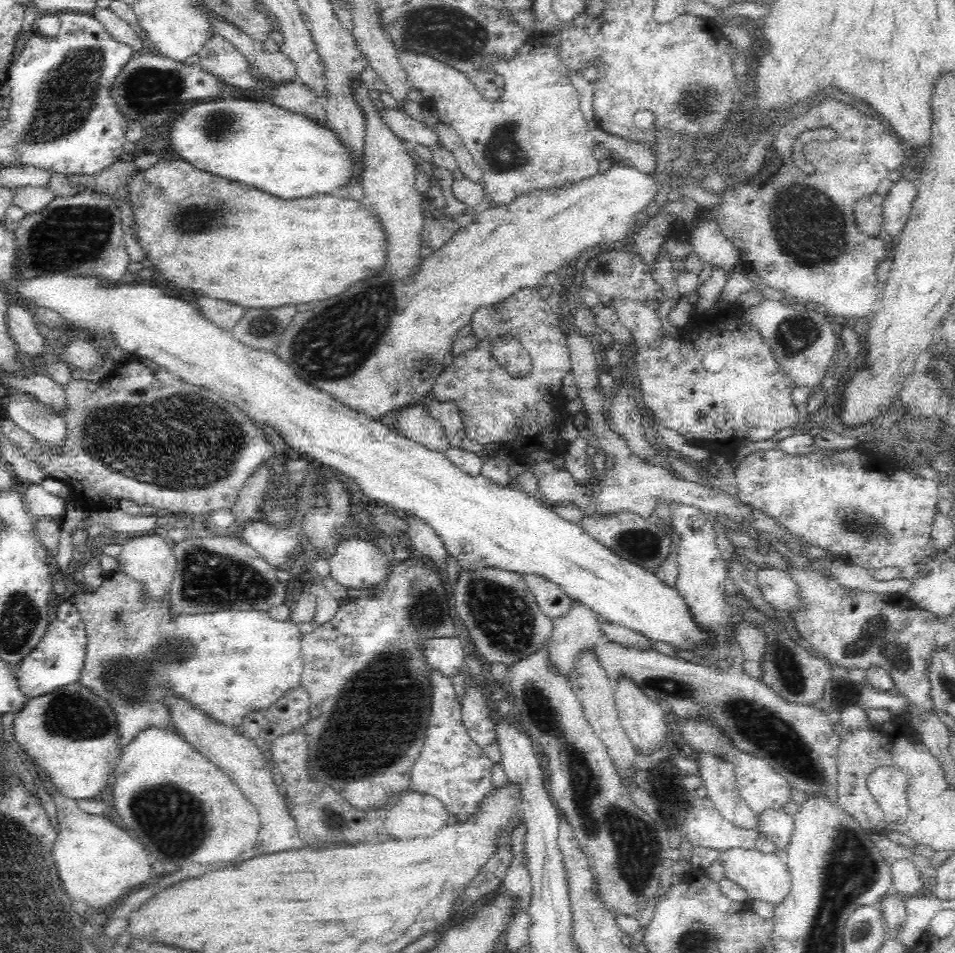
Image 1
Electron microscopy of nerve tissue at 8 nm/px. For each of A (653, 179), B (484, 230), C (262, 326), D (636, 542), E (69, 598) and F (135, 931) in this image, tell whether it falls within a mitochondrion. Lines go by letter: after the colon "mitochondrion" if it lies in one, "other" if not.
A: other
B: other
C: mitochondrion
D: mitochondrion
E: other
F: other

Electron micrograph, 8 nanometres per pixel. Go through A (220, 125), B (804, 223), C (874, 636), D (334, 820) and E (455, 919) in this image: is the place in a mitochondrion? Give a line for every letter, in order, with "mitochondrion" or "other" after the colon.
A: mitochondrion
B: mitochondrion
C: mitochondrion
D: mitochondrion
E: other

